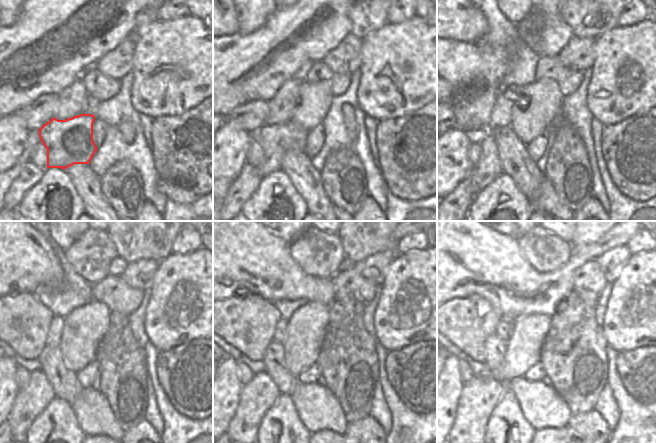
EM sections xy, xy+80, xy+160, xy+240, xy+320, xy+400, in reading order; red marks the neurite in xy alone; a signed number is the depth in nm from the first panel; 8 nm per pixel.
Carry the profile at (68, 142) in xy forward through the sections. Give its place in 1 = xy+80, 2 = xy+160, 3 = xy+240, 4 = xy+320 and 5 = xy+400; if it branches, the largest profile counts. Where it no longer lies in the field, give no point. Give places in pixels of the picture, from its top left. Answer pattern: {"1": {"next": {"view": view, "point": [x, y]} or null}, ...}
{"1": {"next": {"view": "xy+80", "point": [276, 140]}}, "2": {"next": {"view": "xy+160", "point": [488, 167]}}, "3": {"next": {"view": "xy+240", "point": [38, 391]}}, "4": {"next": {"view": "xy+320", "point": [261, 390]}}, "5": {"next": {"view": "xy+400", "point": [479, 387]}}}

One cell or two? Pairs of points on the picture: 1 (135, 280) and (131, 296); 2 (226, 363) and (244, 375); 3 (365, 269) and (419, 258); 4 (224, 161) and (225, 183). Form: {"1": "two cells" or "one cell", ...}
{"1": "two cells", "2": "two cells", "3": "two cells", "4": "two cells"}

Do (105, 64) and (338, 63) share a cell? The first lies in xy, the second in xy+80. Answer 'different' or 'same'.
same

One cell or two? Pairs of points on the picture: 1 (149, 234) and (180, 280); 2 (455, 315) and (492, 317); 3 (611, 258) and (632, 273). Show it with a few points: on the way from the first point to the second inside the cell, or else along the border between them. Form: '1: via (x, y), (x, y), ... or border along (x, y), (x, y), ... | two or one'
1: border along (171, 252), (159, 262) | two
2: via (464, 315), (483, 314) | one
3: border along (631, 254), (619, 269), (619, 274), (611, 284) | two

